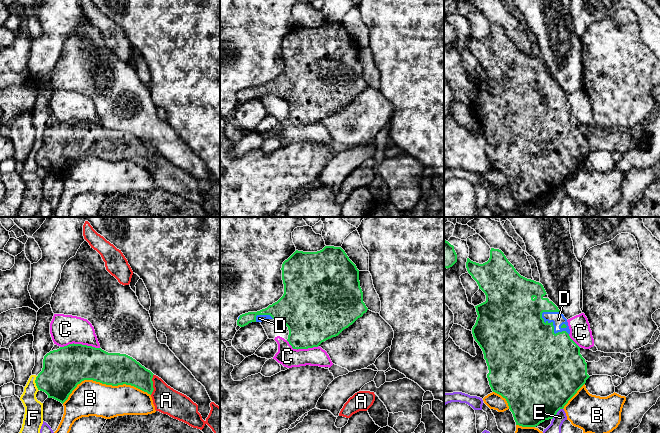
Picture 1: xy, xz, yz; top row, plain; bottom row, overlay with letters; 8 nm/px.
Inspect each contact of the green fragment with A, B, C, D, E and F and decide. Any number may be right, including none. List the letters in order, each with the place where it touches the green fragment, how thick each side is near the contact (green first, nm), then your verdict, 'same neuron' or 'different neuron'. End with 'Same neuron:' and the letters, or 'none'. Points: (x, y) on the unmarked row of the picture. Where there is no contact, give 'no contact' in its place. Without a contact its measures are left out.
A: meets green in xy at (152, 160); 220 nm thick on the green side, 220 nm on the other; different neuron
B: meets green in xy at (104, 159); 280 nm thick on the green side, 280 nm on the other; different neuron
C: meets green in xy at (80, 120); 340 nm thick on the green side, 240 nm on the other; different neuron
D: meets green in yz at (553, 103); 460 nm thick on the green side, 110 nm on the other; same neuron
E: meets green in yz at (556, 189); 500 nm thick on the green side, 140 nm on the other; different neuron
F: meets green in xy at (35, 158); 340 nm thick on the green side, 140 nm on the other; different neuron
Same neuron: D

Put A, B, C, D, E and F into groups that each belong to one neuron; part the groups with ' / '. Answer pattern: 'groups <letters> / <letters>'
groups A / B / C / D / E / F

